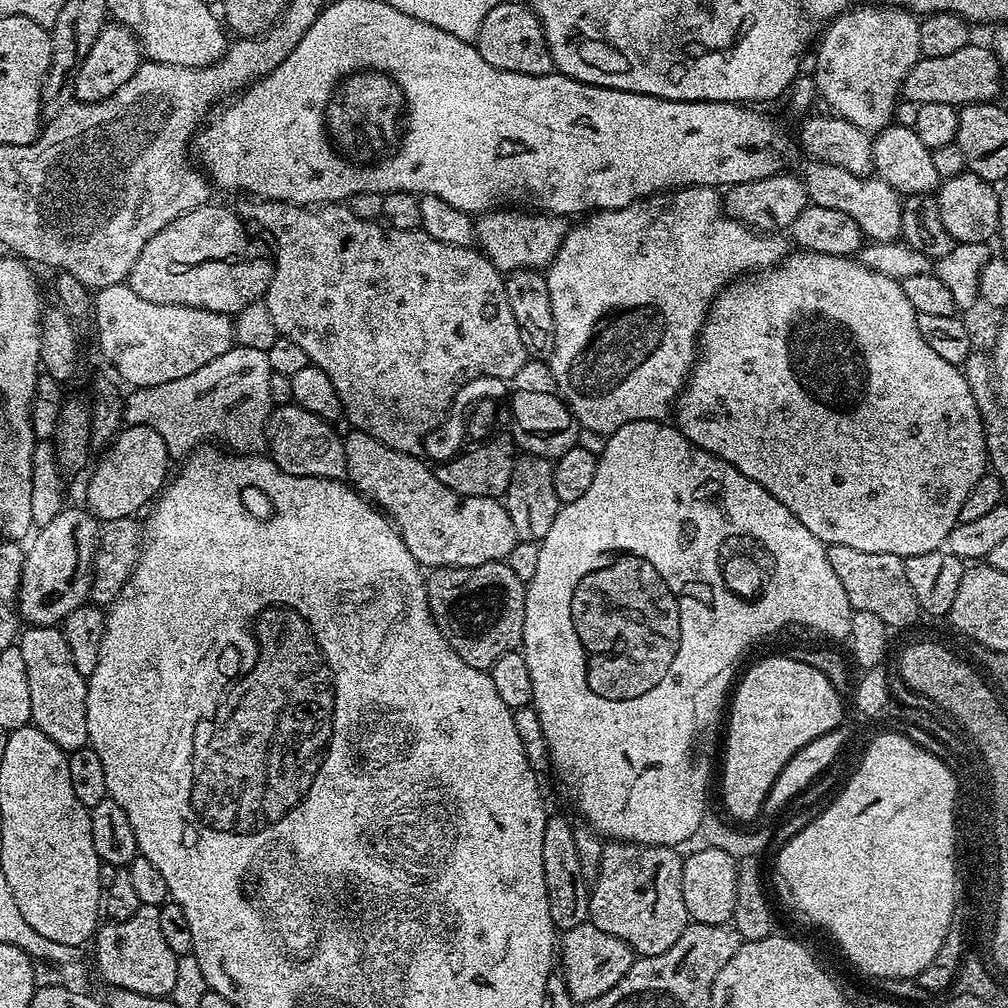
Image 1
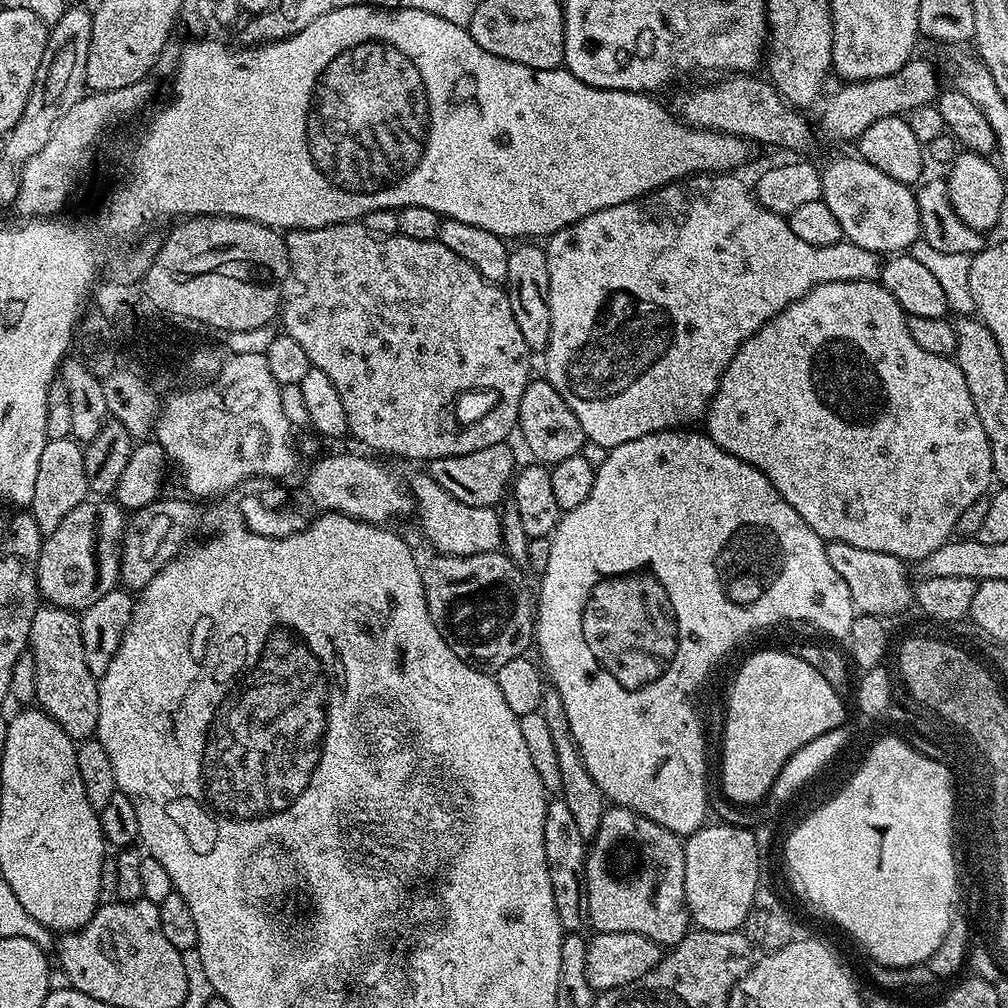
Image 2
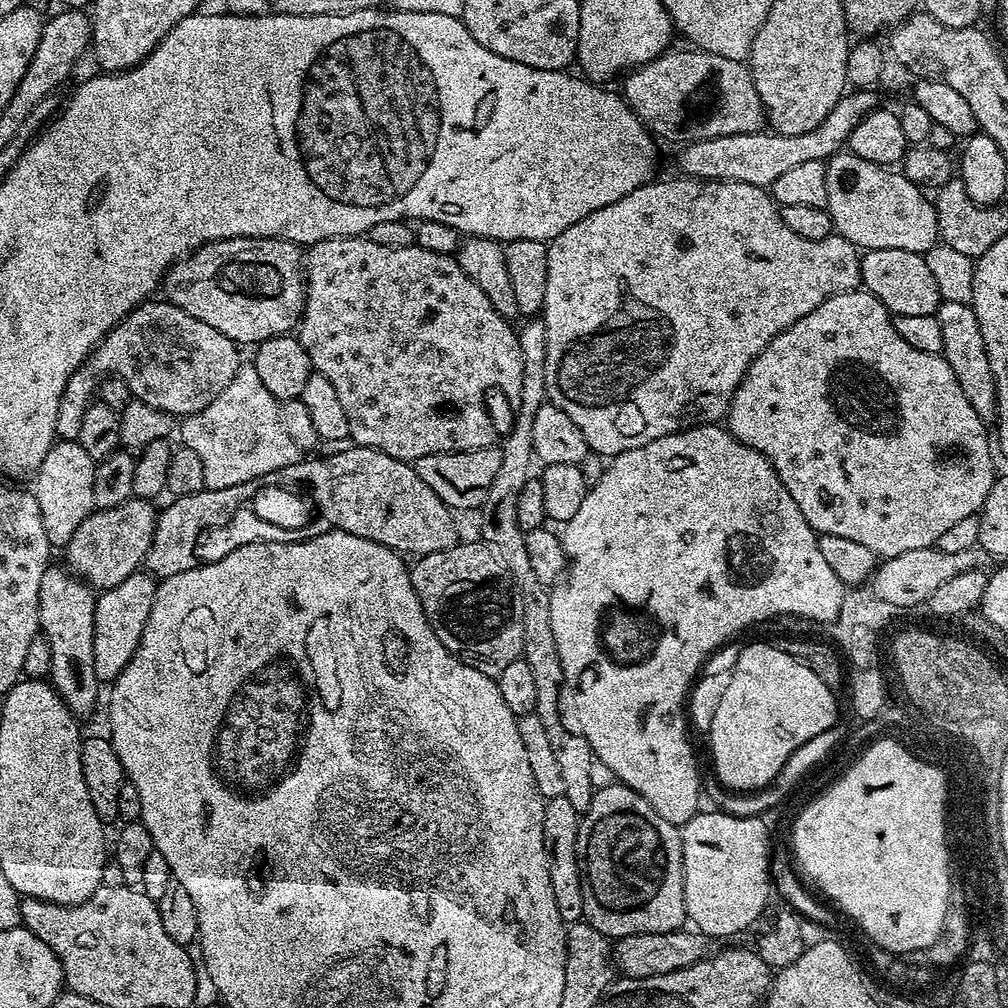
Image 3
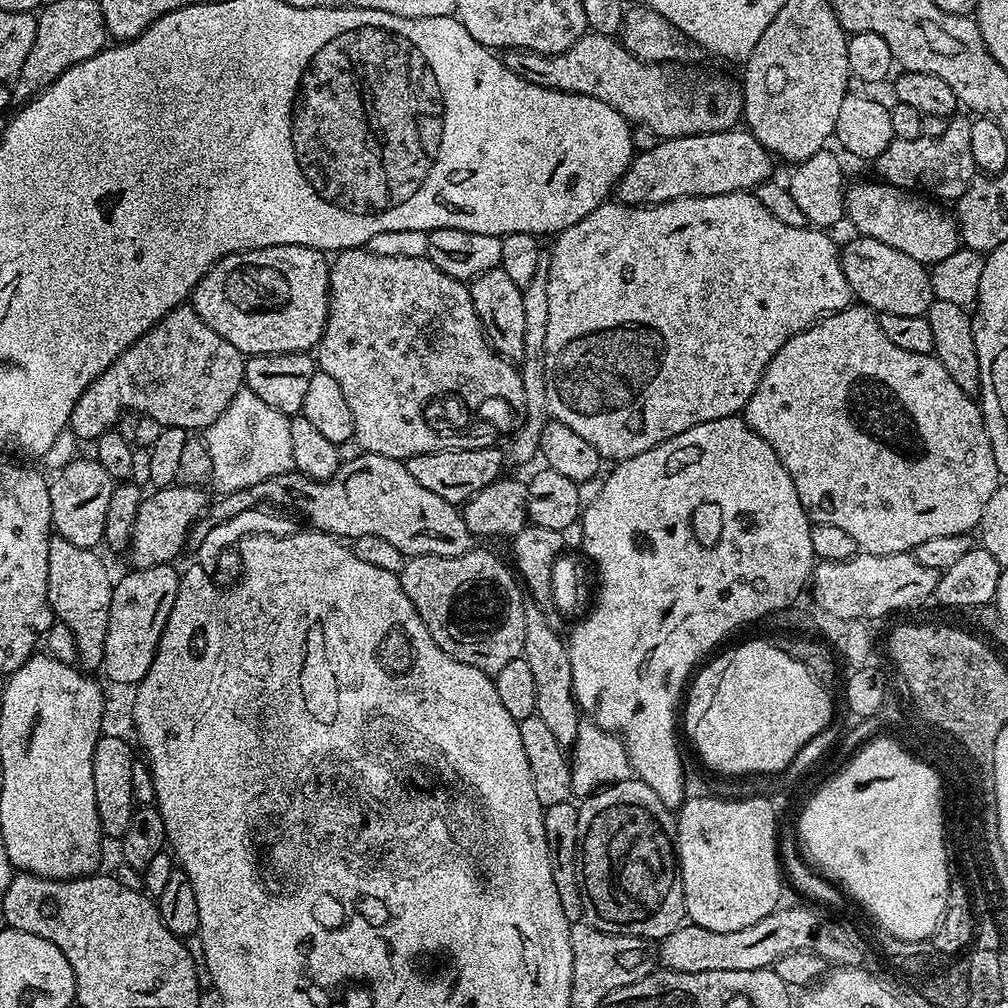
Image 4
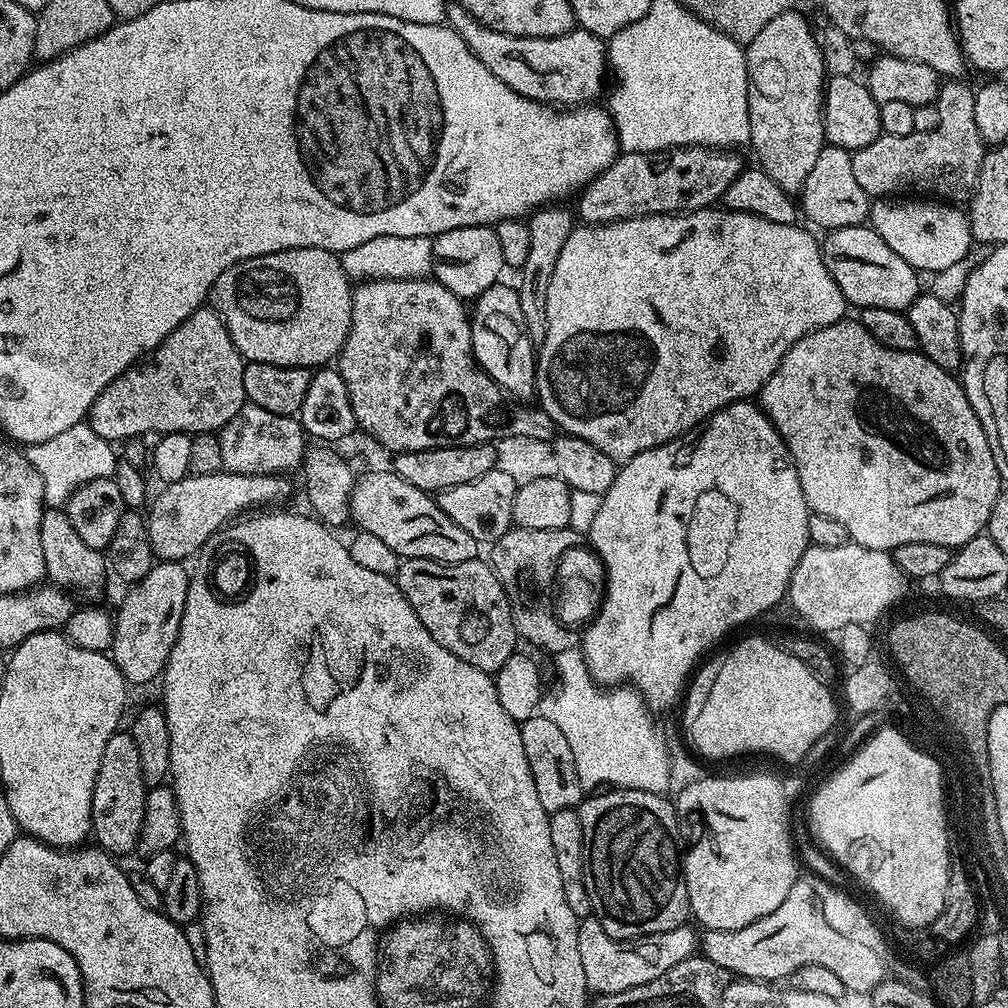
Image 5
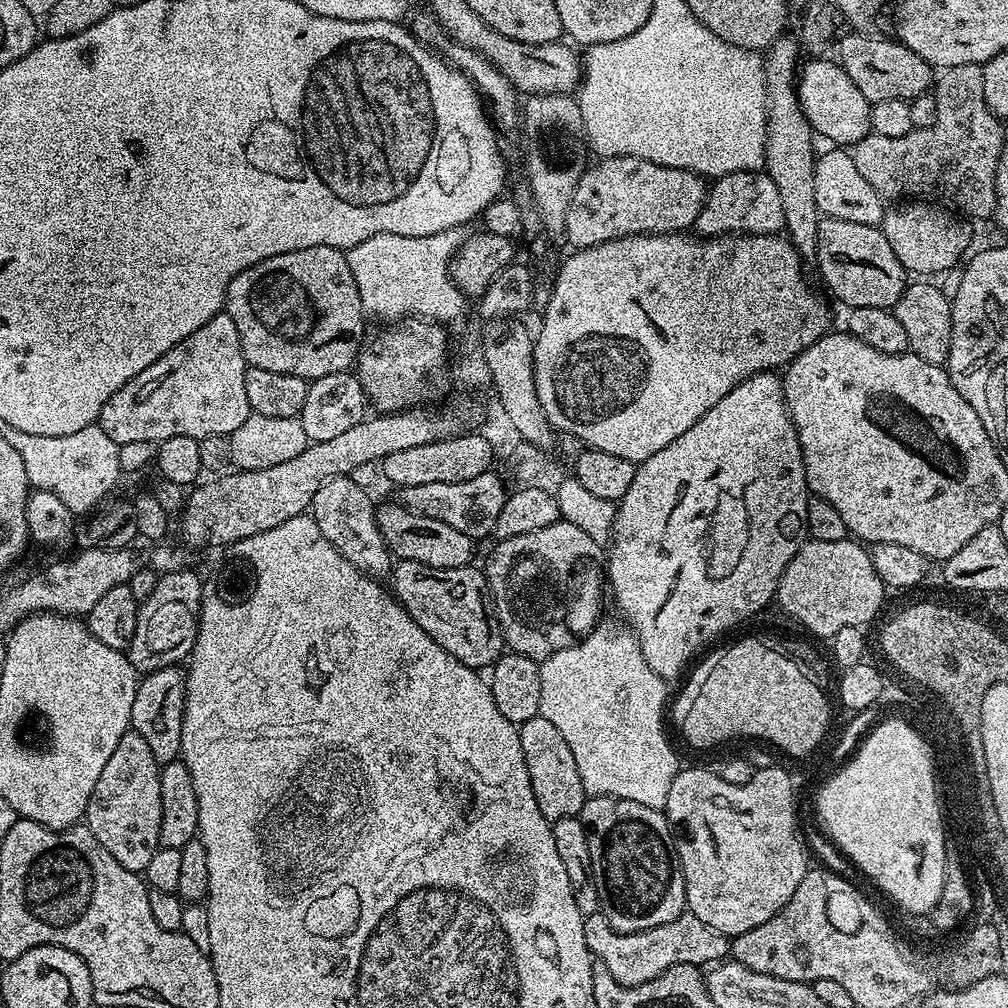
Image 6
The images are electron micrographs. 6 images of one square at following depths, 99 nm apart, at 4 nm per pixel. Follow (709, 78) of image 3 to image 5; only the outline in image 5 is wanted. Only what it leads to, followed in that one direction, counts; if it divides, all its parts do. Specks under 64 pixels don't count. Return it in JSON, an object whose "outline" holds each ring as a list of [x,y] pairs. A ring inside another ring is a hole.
{"outline":[[[459,2],[448,5],[446,23],[453,28],[470,46],[474,58],[494,74],[510,90],[539,104],[553,106],[584,106],[596,102],[604,88],[604,79],[609,79],[608,49],[605,41],[582,27],[573,27],[572,31],[554,38],[526,38],[514,34],[502,34],[490,30],[478,18],[474,18]]]}

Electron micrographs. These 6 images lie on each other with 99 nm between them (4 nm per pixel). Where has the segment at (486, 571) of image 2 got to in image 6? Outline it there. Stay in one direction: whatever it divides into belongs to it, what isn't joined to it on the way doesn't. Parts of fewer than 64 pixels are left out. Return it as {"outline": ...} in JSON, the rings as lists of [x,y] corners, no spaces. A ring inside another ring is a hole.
{"outline":[[[397,559],[390,588],[410,618],[414,618],[414,622],[458,662],[477,670],[488,670],[505,651],[500,625],[490,615],[488,577],[476,566],[435,568],[422,562]]]}

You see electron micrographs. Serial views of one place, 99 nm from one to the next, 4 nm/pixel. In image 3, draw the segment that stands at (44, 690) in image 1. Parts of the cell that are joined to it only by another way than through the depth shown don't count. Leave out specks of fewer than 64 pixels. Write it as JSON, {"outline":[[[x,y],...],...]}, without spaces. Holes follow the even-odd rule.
{"outline":[[[50,566],[42,574],[42,586],[38,590],[38,618],[40,632],[50,646],[50,670],[48,676],[55,691],[60,693],[60,700],[67,706],[69,713],[77,718],[88,716],[96,699],[100,696],[102,682],[94,674],[94,612],[96,610],[97,593],[89,588],[83,580],[70,574],[67,567]]]}

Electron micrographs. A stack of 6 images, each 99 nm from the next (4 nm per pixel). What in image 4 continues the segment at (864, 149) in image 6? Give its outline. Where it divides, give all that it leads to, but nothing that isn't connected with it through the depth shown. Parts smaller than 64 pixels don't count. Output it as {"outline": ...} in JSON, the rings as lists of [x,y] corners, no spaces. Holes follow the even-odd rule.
{"outline":[[[956,114],[948,120],[946,130],[937,136],[919,136],[913,140],[893,138],[890,146],[874,161],[875,175],[885,184],[903,188],[905,192],[923,194],[940,202],[955,202],[970,186],[978,169],[974,154],[970,154],[970,126],[967,115]]]}

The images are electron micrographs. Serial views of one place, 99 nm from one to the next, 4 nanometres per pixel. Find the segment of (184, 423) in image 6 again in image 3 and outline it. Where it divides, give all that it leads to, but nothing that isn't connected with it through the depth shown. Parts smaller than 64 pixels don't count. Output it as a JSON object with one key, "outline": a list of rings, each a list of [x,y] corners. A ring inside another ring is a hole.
{"outline":[[[149,298],[132,309],[124,320],[121,320],[103,340],[100,341],[94,358],[77,368],[76,373],[68,379],[66,390],[62,392],[62,402],[58,404],[58,422],[56,435],[62,440],[78,440],[78,430],[82,430],[82,418],[88,405],[93,403],[100,382],[109,374],[115,374],[124,380],[124,387],[131,395],[147,406],[156,407],[158,411],[168,412],[173,418],[185,418],[199,411],[206,410],[214,398],[222,393],[238,374],[242,365],[241,349],[226,334],[218,334],[214,326],[198,322],[198,318],[186,314],[178,306],[168,303],[167,299]]]}

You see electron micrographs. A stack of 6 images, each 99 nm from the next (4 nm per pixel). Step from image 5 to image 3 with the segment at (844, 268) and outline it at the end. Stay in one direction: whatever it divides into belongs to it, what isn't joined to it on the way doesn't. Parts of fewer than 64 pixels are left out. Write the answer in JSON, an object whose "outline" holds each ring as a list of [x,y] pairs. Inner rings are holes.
{"outline":[[[869,248],[860,257],[860,282],[863,291],[874,294],[882,306],[886,306],[893,317],[902,314],[936,315],[942,299],[934,275],[927,266],[925,257],[910,250],[886,250]]]}

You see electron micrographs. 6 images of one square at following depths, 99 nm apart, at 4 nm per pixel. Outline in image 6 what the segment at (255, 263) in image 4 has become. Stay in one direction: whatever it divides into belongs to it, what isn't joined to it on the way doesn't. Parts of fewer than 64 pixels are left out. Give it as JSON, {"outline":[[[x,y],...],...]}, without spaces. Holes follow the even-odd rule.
{"outline":[[[310,246],[306,250],[294,250],[286,254],[278,254],[266,258],[249,268],[243,268],[241,272],[230,282],[226,297],[226,311],[230,318],[234,318],[234,326],[238,326],[238,338],[242,346],[244,361],[249,368],[258,370],[274,370],[274,374],[294,374],[294,378],[302,378],[306,381],[314,381],[318,378],[326,378],[326,374],[338,374],[347,372],[355,365],[362,345],[365,343],[364,320],[366,313],[362,306],[362,298],[358,294],[358,282],[354,282],[354,274],[350,274],[347,255],[341,249],[322,246]]]}

